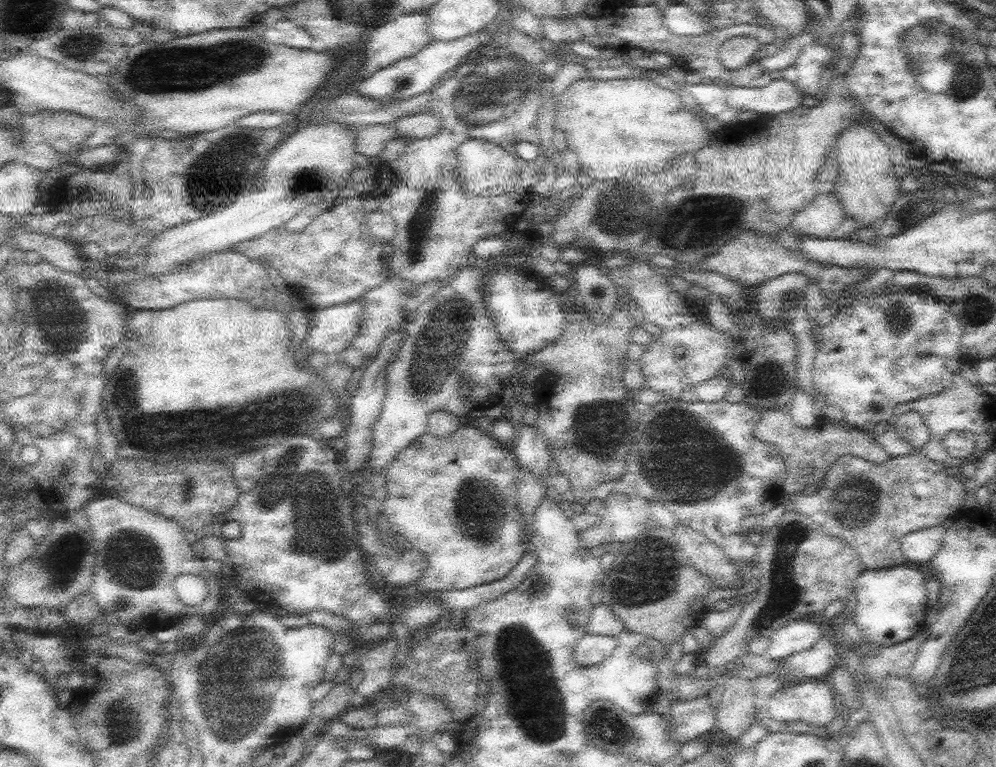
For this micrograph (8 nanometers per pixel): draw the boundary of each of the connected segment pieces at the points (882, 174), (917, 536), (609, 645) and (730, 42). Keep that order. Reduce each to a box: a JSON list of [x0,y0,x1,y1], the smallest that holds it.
[[833,122,902,228],[901,524,947,564],[573,633,618,666],[719,35,762,71]]

